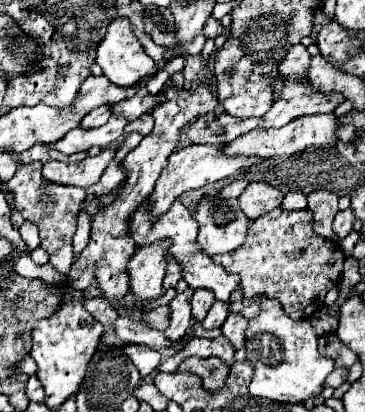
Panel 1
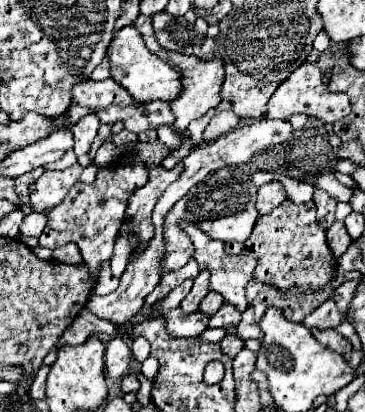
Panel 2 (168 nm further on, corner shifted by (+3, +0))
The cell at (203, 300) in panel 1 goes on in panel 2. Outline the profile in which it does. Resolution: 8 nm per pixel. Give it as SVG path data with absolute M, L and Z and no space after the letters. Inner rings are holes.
M209 292L201 302L199 302L199 312L203 312L205 316L209 316L209 314L215 314L217 310L219 310L219 306L223 304L223 298L221 298L221 294L217 294L217 292Z

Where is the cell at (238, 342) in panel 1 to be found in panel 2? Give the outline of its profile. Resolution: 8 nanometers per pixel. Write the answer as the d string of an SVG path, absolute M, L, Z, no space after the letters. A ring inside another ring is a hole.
M247 306L247 310L241 314L241 322L237 324L237 336L247 338L261 338L261 330L257 330L257 322L253 318L253 306Z

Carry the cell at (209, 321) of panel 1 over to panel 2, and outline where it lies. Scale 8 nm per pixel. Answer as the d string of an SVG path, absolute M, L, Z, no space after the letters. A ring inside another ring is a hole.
M223 304L213 316L209 316L209 326L211 328L229 328L229 326L235 326L239 320L241 320L241 312L229 304Z

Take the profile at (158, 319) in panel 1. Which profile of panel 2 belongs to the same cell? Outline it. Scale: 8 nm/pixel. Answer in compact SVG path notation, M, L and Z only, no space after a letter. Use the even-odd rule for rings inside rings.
M173 308L167 310L163 314L165 320L165 330L173 336L173 338L191 338L191 336L199 336L207 326L207 316L193 312L193 314L183 314L183 310Z

